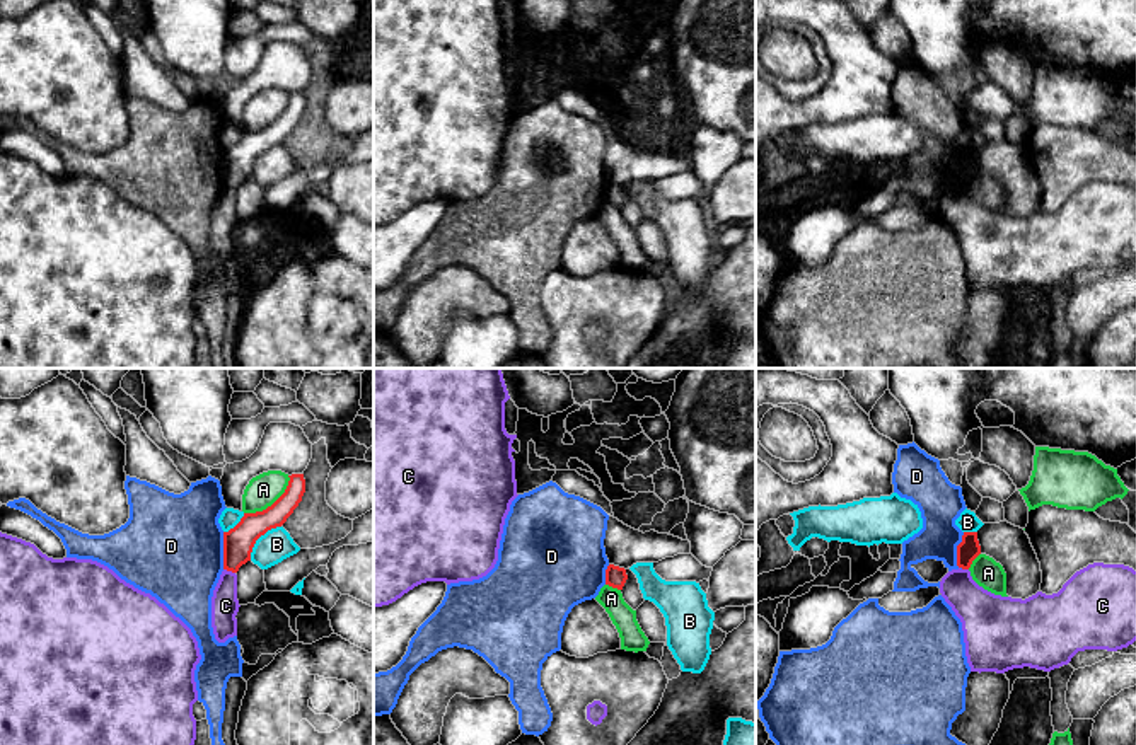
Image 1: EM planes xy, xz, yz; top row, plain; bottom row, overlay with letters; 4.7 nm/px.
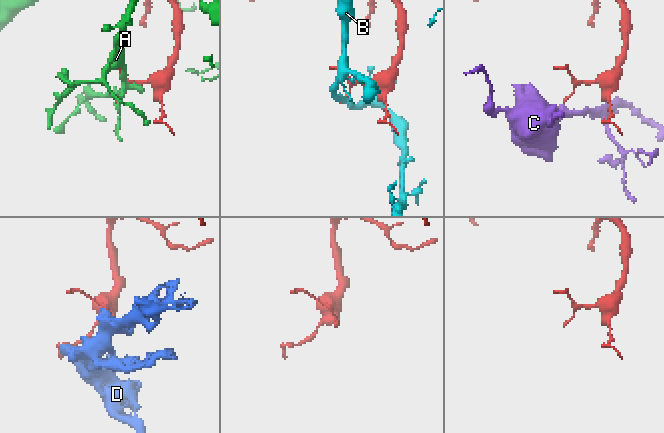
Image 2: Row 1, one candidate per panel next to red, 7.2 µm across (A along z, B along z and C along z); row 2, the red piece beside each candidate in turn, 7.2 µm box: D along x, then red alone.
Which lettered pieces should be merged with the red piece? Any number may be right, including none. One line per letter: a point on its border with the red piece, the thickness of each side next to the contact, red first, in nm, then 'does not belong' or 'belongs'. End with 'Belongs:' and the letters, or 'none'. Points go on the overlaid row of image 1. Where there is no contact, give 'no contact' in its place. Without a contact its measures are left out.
A: meets red in xy at (273, 503); 140 nm thick on the red side, 150 nm on the other; does not belong
B: meets red in xy at (258, 537); 140 nm thick on the red side, 150 nm on the other; does not belong
C: meets red in xy at (229, 570); 140 nm thick on the red side, 130 nm on the other; does not belong
D: meets red in yz at (957, 551); 100 nm thick on the red side, 200 nm on the other; does not belong
Belongs: none

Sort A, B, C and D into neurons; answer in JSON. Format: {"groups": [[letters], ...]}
{"groups": [["A"], ["B"], ["C"], ["D"]]}

